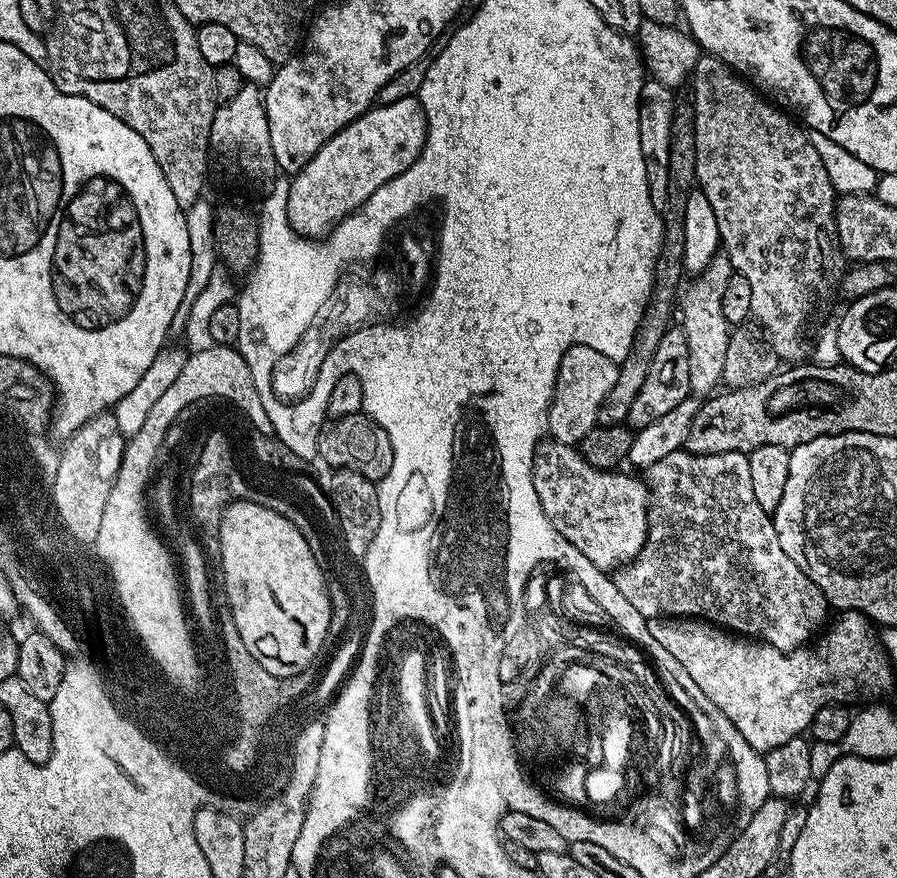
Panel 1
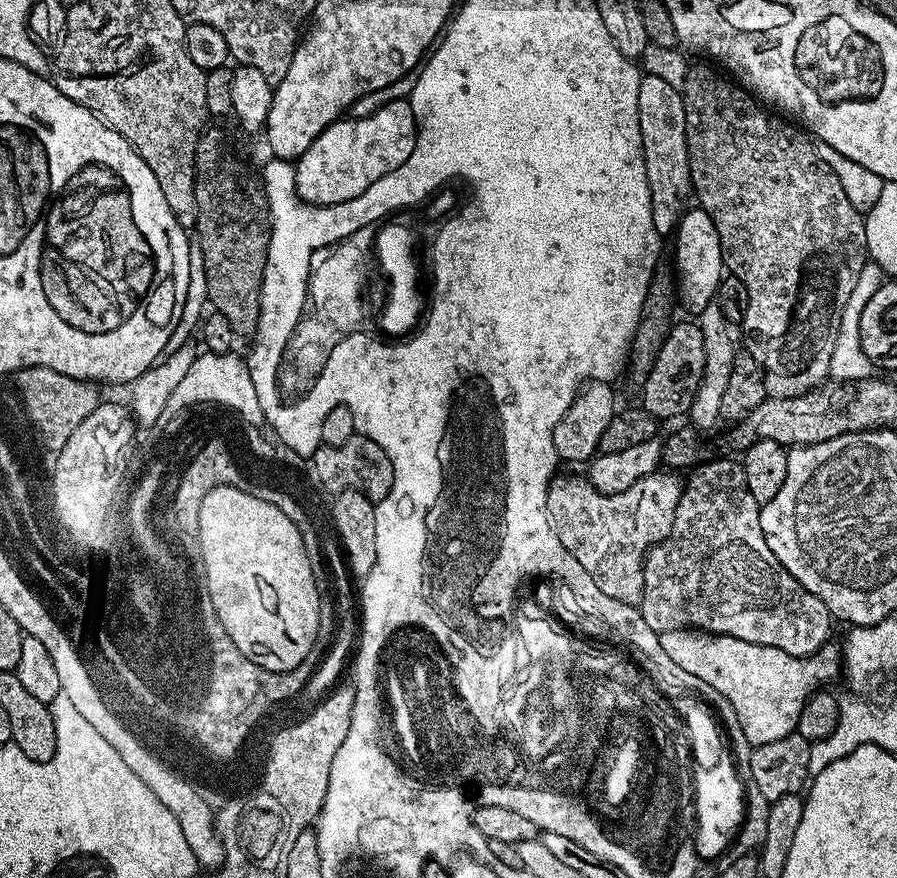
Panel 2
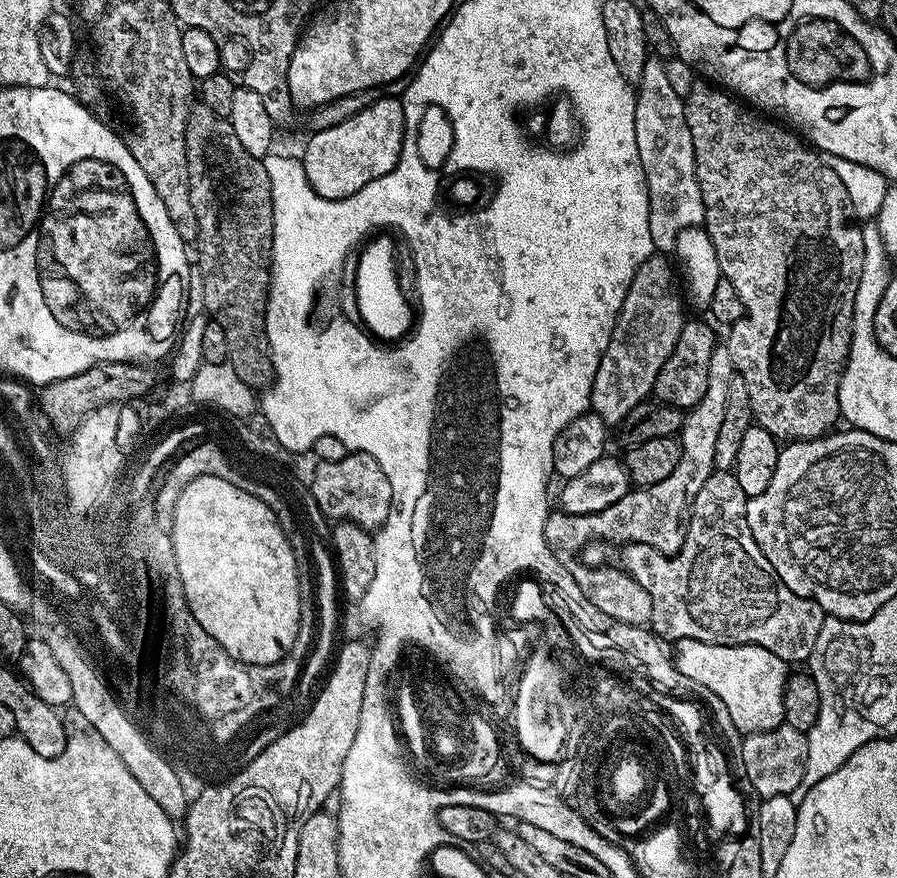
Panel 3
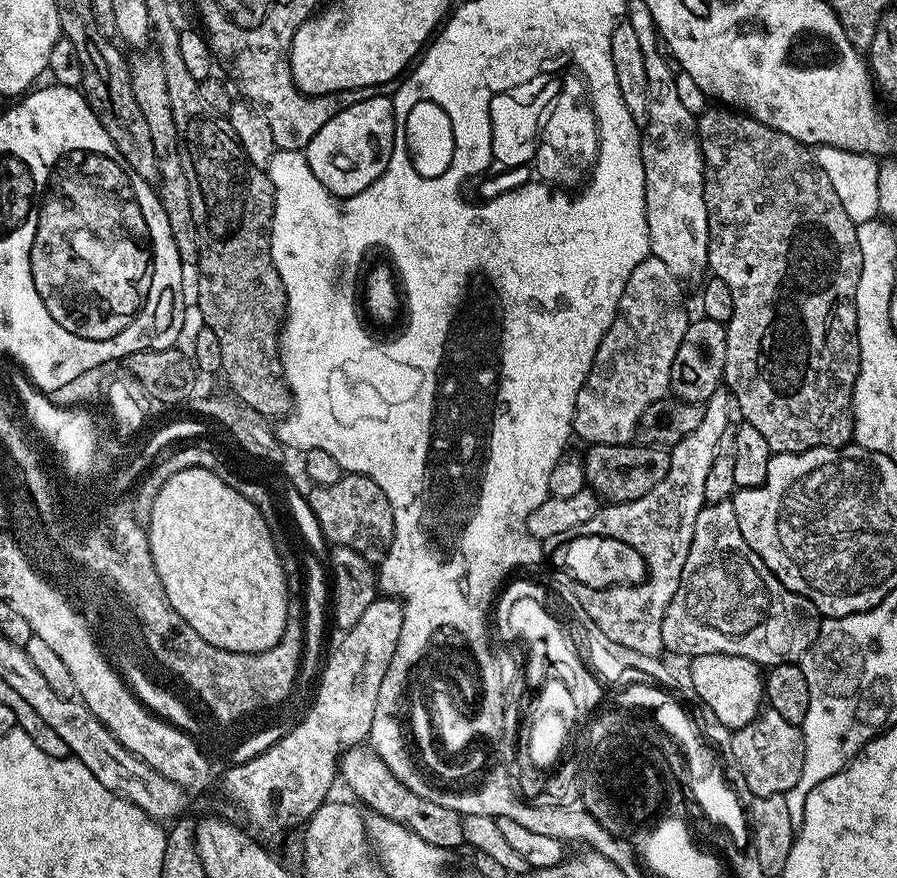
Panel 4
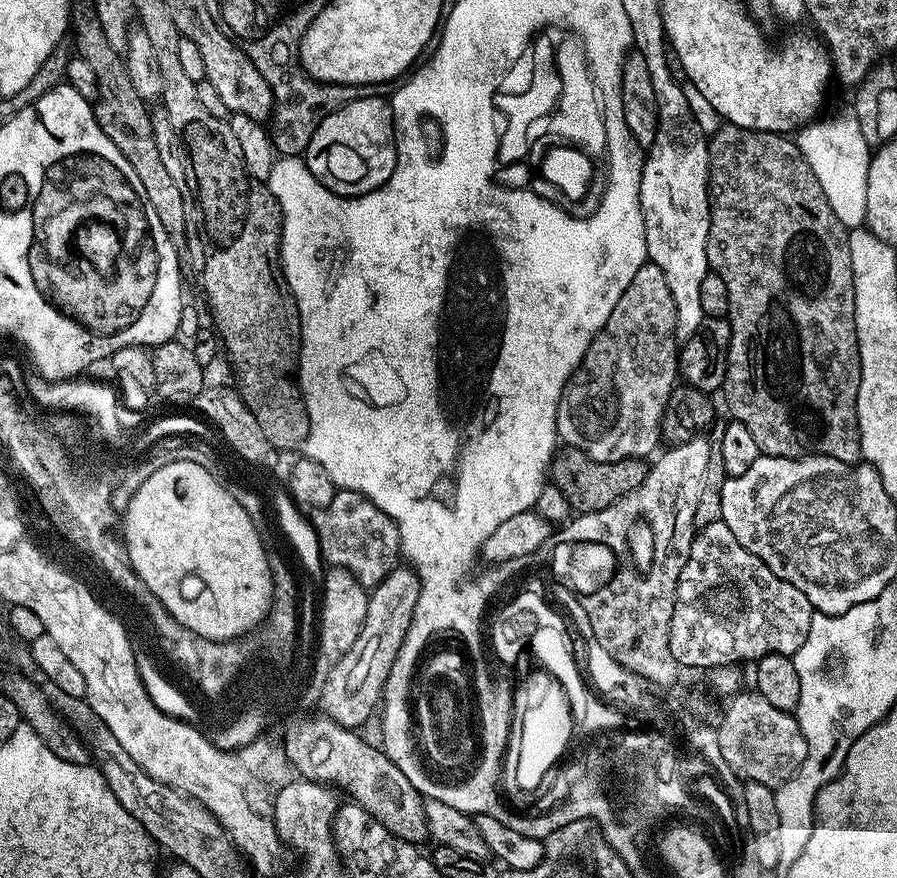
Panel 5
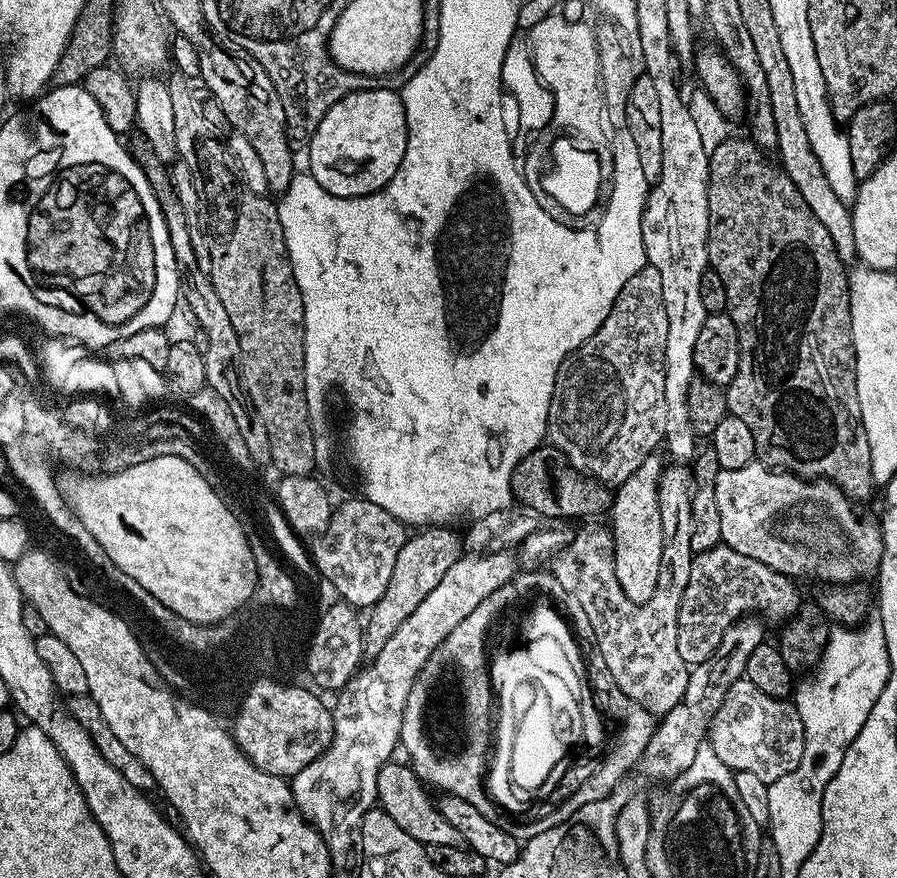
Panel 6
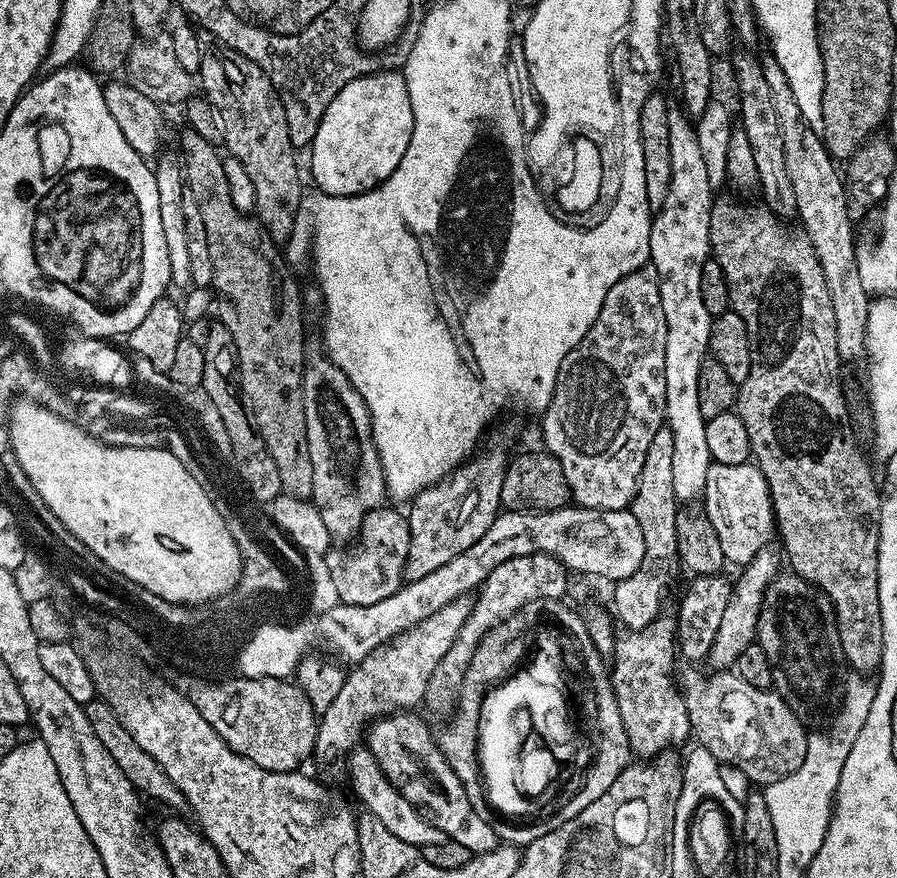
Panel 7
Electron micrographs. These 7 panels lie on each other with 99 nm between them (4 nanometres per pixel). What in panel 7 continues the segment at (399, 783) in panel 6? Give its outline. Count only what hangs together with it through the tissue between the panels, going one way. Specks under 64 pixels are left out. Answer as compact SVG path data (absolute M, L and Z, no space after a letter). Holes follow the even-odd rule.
M357 747L347 760L348 776L352 779L352 788L356 791L357 798L365 804L363 807L367 812L374 814L374 818L378 818L378 822L382 822L382 826L386 826L386 830L394 834L394 838L402 838L402 842L410 842L418 849L445 841L446 837L442 830L432 825L423 813L407 801L400 790L388 780L367 747Z

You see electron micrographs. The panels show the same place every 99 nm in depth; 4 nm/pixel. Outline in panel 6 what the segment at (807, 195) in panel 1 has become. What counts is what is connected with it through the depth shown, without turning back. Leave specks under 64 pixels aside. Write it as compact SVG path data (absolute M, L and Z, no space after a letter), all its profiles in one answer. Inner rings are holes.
M733 135L722 146L718 146L708 158L708 262L711 268L718 270L722 283L726 286L726 309L734 326L740 331L740 361L738 374L726 386L728 393L728 411L733 416L742 418L746 426L750 426L750 434L754 434L756 455L769 468L792 472L795 476L831 480L848 495L849 500L861 502L868 500L874 491L872 467L870 466L870 442L866 438L866 430L862 422L862 414L858 406L858 386L856 385L856 351L852 337L852 319L850 318L850 302L848 301L848 279L845 261L841 260L834 246L834 238L830 238L830 230L814 216L814 210L806 206L806 198L798 194L798 186L790 182L788 175L779 163L767 164L764 161L765 149L760 148L751 138L744 140Z

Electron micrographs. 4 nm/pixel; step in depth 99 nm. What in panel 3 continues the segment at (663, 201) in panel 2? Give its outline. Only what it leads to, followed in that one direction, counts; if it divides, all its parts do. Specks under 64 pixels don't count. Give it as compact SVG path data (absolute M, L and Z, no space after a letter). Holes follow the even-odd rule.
M648 59L635 93L634 134L638 138L638 158L642 158L642 170L646 174L650 238L657 253L668 254L675 249L682 230L704 223L704 203L694 162L694 142L690 142L690 126L686 126L684 97L670 87L663 59Z

